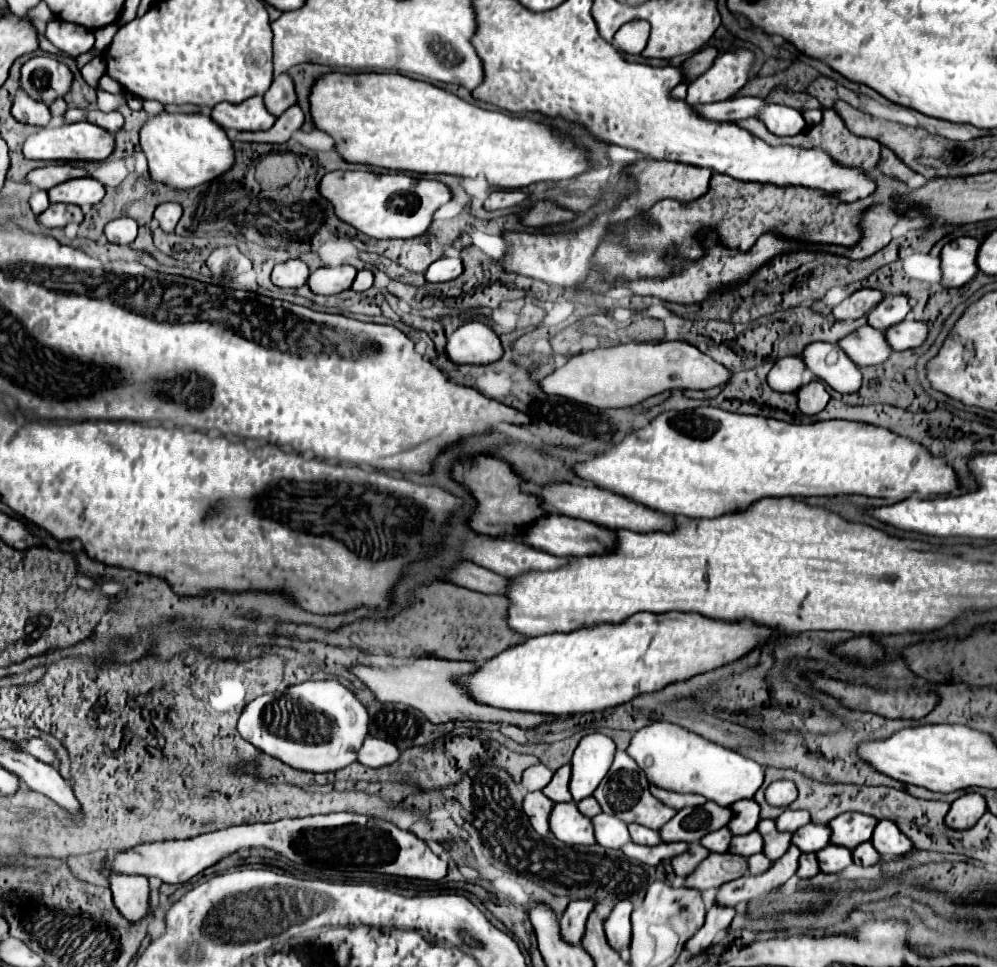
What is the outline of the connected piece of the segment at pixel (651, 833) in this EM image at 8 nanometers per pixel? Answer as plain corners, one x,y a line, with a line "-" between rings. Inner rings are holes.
629,824
629,832
631,832
631,840
637,842
637,844
655,846
655,844
663,842
657,830
651,830
651,828
645,828
645,826
639,826
639,824

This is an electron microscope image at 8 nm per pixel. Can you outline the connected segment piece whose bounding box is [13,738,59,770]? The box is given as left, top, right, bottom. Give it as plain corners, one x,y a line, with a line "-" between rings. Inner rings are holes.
31,738
31,740
21,740
21,742
13,742
15,746
19,746
25,754
35,756
37,760
53,766
59,770
59,756
53,750
53,746
49,742
45,742
43,738

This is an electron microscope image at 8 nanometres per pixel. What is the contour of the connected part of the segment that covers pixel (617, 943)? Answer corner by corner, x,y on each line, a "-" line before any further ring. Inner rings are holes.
621,900
615,904
613,912
605,920
605,934
615,950
631,942
631,920
629,920
631,910
633,910
631,900

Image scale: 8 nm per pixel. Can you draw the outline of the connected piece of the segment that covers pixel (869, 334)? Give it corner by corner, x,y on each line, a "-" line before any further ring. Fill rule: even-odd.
863,326
851,332
839,342
839,346
857,366
883,364
893,352
893,348
889,348
889,342
885,340
885,332
875,330
871,326

